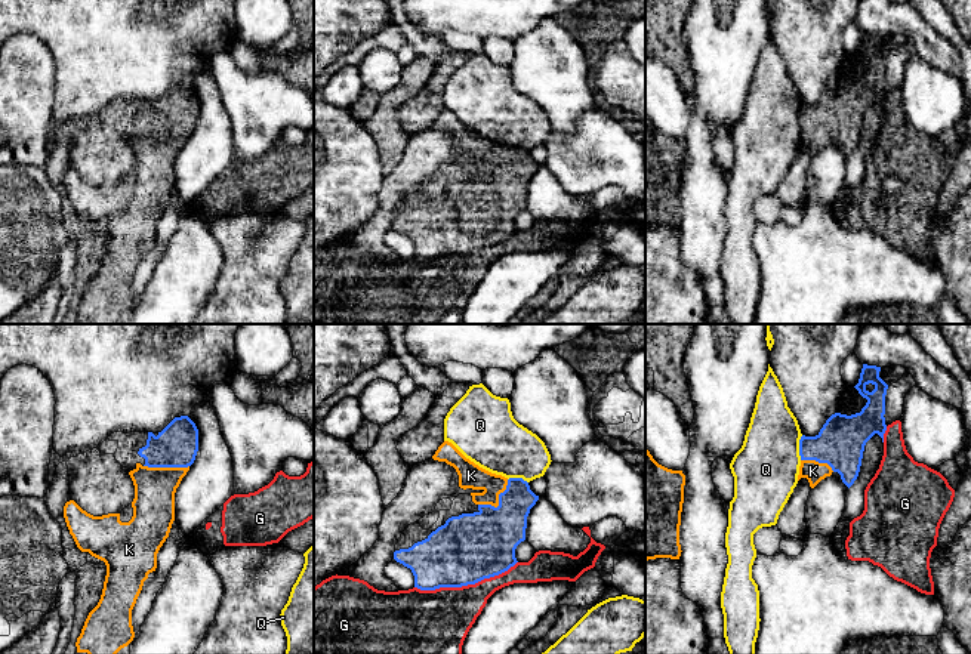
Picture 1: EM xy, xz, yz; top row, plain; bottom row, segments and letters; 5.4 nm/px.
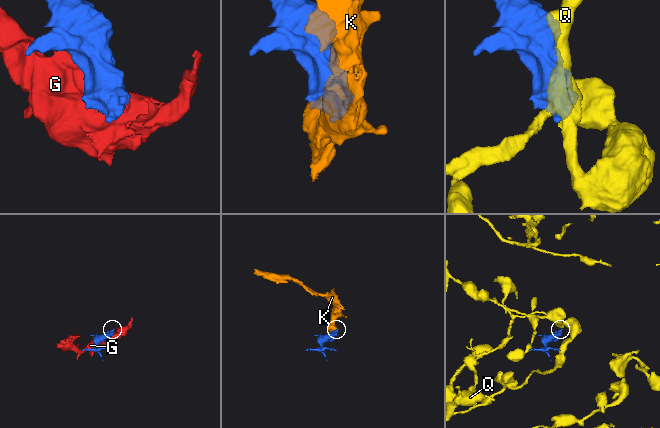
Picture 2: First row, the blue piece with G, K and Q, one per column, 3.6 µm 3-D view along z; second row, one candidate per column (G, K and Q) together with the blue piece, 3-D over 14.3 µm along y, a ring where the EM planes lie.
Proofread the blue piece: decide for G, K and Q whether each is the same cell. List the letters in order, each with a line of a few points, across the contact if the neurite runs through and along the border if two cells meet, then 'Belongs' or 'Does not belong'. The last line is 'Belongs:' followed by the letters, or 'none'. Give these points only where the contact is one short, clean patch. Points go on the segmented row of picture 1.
G: Does not belong
K: Belongs
Q: Line: yz (802, 435), (800, 440), (800, 459). Does not belong
Belongs: K

